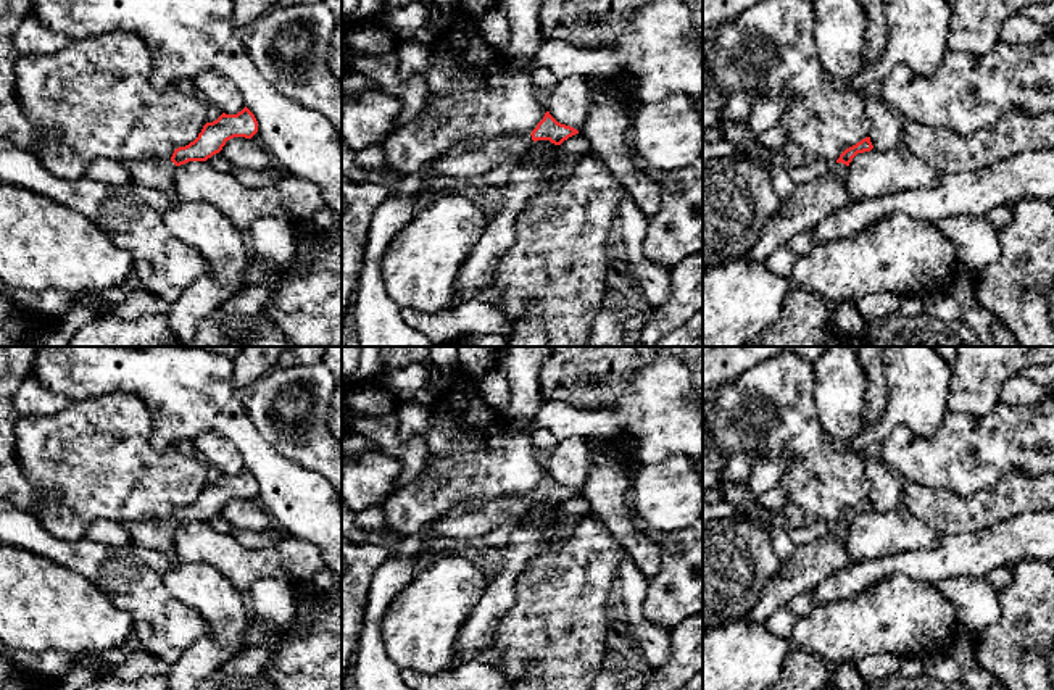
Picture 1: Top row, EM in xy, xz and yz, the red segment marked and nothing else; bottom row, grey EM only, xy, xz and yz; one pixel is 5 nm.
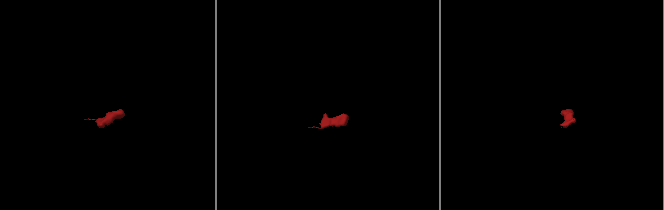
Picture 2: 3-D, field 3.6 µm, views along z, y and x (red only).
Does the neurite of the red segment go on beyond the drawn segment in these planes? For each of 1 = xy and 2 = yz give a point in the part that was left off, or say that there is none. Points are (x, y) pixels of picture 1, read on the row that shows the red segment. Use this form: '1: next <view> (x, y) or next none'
1: next xy (158, 174)
2: next yz (811, 202)

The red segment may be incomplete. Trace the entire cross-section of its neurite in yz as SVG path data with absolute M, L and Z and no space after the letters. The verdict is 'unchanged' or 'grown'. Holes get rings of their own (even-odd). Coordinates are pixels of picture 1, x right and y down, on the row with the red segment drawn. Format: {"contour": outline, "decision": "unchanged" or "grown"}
{"contour": "M865 137L846 148L835 163L828 164L825 172L796 185L791 197L782 203L778 213L761 232L759 240L748 253L749 260L764 263L778 247L788 245L796 234L812 229L832 211L849 203L844 189L848 166L857 153L872 148L870 137Z", "decision": "grown"}

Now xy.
{"contour": "M245 106L237 114L222 113L216 121L206 123L198 137L185 147L174 150L164 161L129 161L122 163L132 182L156 189L168 197L169 205L179 203L174 189L174 174L181 164L189 161L206 161L219 153L227 140L234 137L251 139L258 132L255 114Z", "decision": "grown"}

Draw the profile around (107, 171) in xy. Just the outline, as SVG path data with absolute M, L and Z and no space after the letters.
M97 160L87 166L85 176L92 181L111 184L111 185L129 185L132 177L121 161Z

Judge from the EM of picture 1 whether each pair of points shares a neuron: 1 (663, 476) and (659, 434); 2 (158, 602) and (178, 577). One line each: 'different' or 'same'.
1: different
2: different

